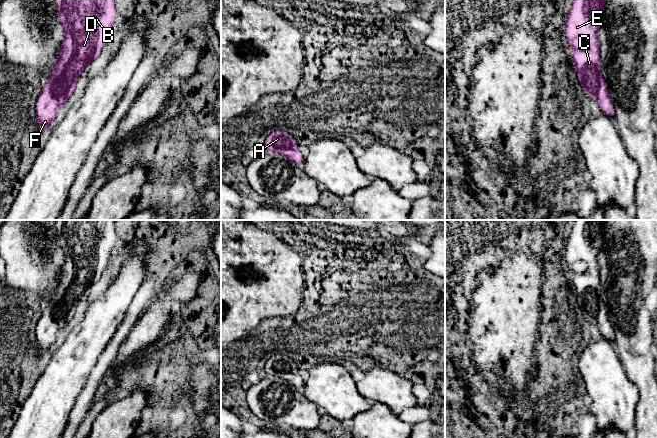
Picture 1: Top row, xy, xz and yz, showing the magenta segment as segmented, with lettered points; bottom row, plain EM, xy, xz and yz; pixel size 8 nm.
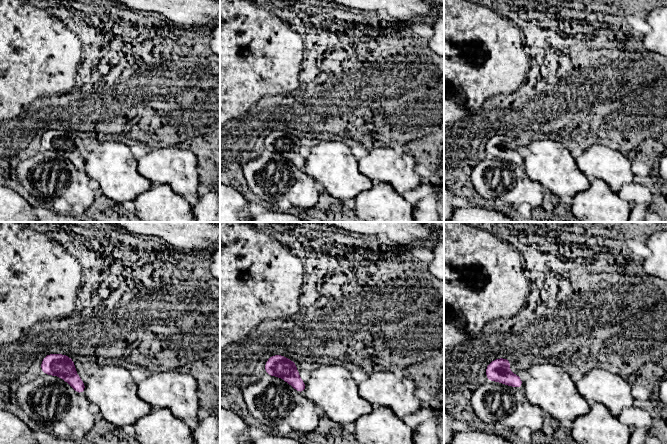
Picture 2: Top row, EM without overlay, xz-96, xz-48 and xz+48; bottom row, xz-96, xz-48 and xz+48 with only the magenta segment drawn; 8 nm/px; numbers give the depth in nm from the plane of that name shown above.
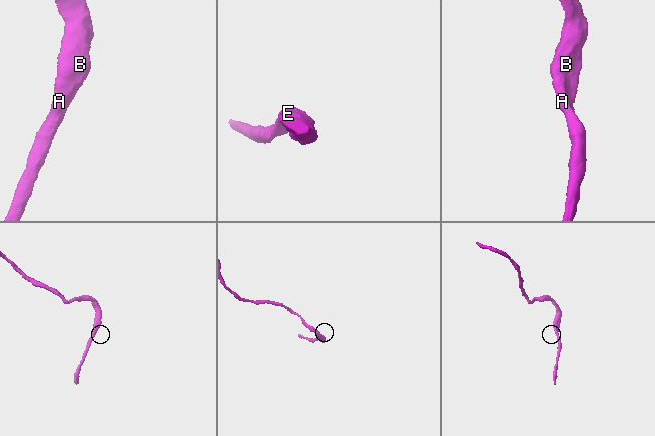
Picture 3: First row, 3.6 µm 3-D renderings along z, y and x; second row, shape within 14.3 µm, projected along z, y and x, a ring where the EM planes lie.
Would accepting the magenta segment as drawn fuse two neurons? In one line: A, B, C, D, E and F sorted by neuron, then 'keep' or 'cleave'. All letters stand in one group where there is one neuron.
groups A B C D E F; keep

